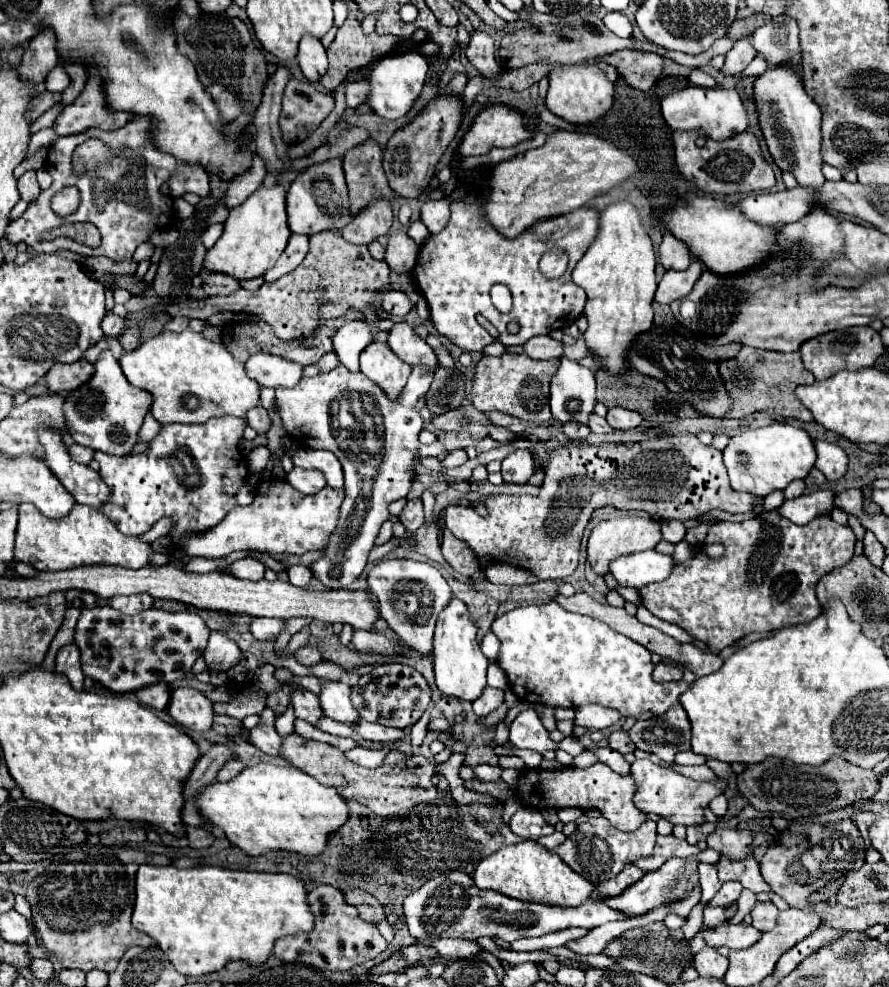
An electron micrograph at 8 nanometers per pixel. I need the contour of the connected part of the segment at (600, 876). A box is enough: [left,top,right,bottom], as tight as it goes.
[552,817,656,885]

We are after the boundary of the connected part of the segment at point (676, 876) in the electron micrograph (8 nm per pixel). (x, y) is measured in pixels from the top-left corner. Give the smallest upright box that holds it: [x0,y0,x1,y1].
[604,848,720,917]

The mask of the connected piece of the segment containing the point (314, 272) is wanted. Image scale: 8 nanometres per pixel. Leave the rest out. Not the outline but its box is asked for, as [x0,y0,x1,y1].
[170,233,390,341]

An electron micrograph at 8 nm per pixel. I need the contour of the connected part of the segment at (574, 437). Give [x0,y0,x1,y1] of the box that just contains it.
[562,423,590,441]

